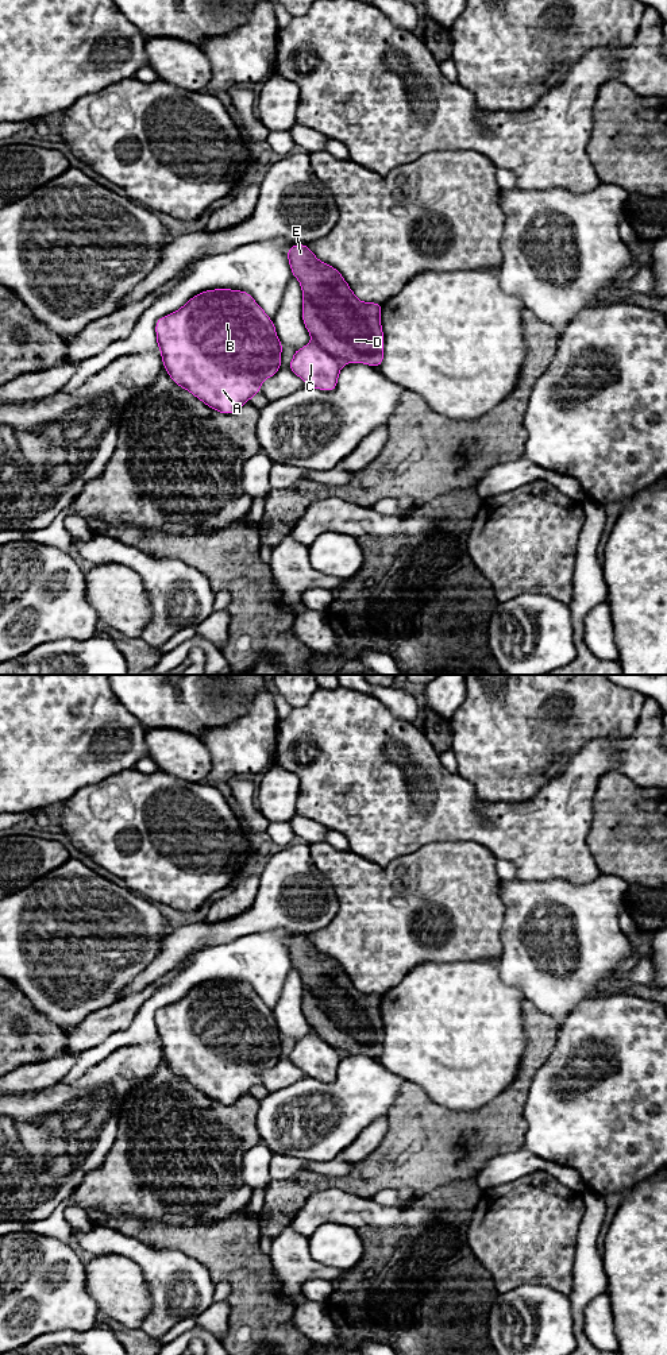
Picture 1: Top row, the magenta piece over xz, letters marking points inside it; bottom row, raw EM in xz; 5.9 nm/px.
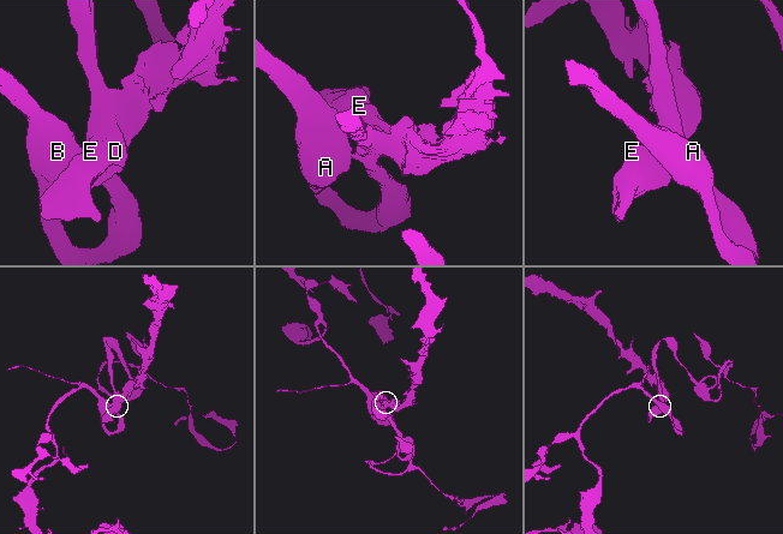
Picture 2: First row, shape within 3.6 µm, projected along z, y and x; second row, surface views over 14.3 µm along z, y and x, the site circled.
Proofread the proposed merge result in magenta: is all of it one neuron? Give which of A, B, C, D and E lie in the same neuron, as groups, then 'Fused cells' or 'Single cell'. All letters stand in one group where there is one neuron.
Groups: A B C / D E. Fused cells

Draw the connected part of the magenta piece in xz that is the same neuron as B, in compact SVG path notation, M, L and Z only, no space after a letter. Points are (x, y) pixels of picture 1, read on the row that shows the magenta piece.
M231 289L205 290L192 297L182 308L155 323L157 345L163 368L176 385L192 393L209 408L230 414L261 393L261 382L281 368L278 355L285 350L277 337L273 320L247 292Z

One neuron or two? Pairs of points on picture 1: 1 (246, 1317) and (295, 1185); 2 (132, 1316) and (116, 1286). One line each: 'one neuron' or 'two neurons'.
1: two neurons
2: one neuron

